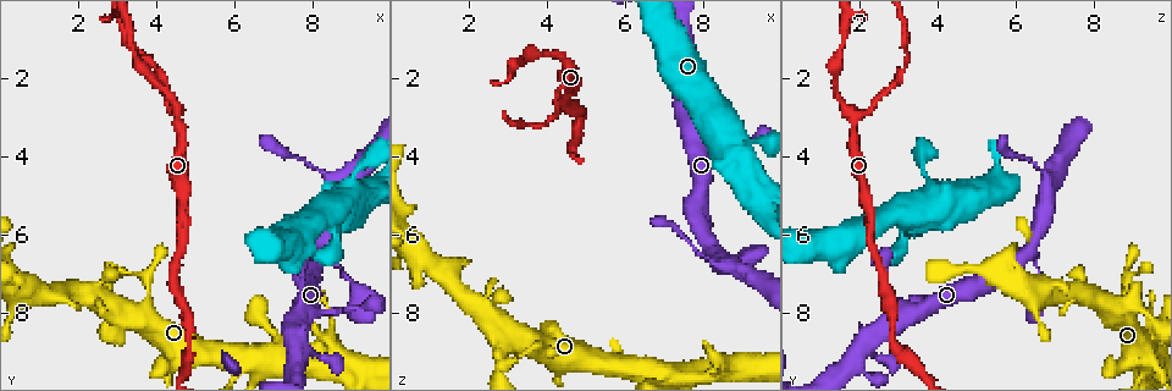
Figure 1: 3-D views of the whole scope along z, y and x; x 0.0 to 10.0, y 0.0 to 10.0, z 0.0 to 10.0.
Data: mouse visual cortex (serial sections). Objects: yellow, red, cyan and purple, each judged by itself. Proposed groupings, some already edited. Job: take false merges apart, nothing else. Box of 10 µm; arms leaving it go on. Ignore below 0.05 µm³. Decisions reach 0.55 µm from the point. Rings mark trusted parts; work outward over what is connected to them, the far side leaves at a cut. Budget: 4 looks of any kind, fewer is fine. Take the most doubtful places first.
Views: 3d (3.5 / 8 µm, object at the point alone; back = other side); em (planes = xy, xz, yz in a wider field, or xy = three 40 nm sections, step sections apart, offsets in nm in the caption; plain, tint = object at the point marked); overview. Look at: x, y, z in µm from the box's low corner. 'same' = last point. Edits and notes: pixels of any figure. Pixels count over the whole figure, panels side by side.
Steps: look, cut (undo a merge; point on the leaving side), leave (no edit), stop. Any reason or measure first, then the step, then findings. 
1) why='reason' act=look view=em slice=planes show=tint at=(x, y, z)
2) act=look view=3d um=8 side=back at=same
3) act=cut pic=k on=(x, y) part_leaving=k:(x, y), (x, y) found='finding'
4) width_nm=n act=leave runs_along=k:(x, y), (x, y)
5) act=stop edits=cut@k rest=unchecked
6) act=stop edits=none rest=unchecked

why='arms part here' act=look view=3d um=3.5 at=(4.55, 3.15, 1.80)

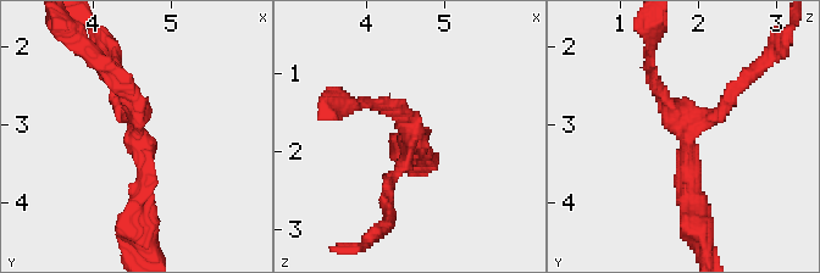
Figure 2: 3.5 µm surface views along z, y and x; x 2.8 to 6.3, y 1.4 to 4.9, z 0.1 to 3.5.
act=look view=em slice=xy step=5 show=tint at=(4.60, 3.15, 1.85)

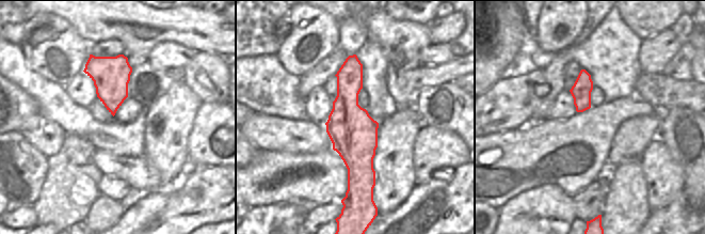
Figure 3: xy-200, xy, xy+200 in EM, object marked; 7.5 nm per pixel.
width_nm=360 act=leave runs_along=3:(351, 58), (350, 128), (364, 190) found='continuous, no second cell'

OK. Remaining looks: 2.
why='branch point' act=look view=3d um=3.5 at=(1.40, 7.50, 7.05)

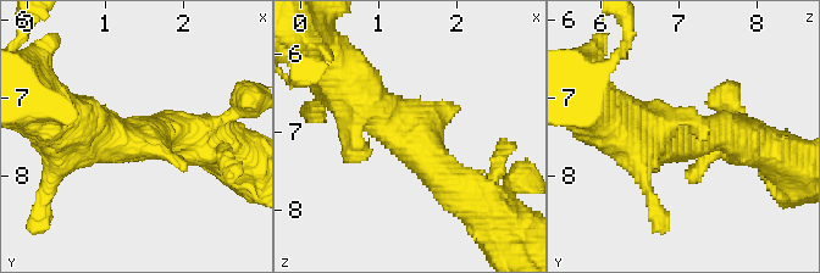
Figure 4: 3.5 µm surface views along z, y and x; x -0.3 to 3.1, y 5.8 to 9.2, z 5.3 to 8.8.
act=look view=em slice=planes show=tint at=(1.40, 7.55, 7.10)

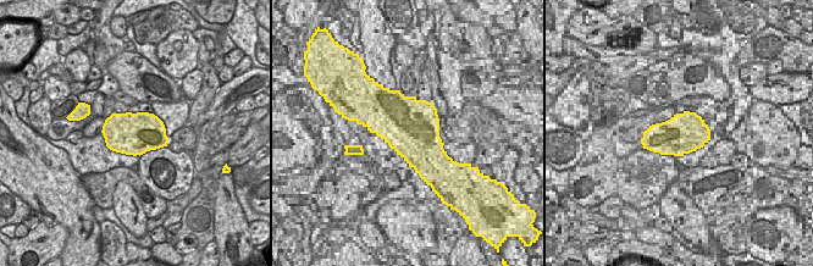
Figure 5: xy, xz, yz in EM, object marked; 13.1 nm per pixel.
act=leave runs_along=4:(467, 196), (350, 87) found='continuous, no second cell'

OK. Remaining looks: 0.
act=stop edits=none rest=unchecked

